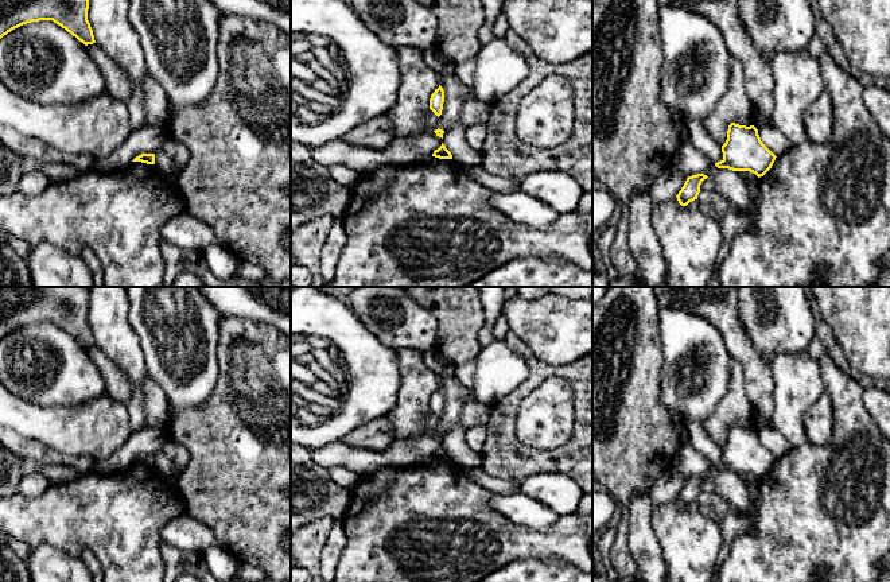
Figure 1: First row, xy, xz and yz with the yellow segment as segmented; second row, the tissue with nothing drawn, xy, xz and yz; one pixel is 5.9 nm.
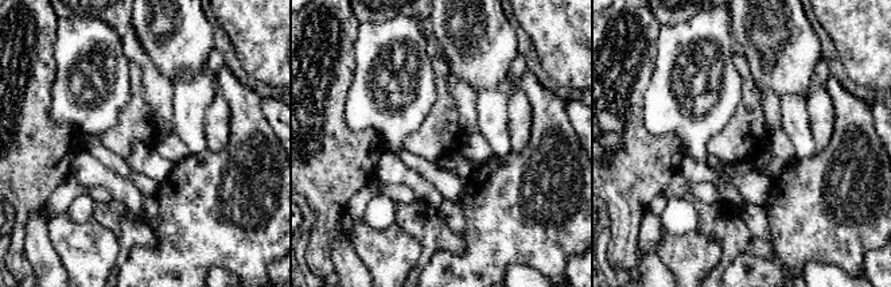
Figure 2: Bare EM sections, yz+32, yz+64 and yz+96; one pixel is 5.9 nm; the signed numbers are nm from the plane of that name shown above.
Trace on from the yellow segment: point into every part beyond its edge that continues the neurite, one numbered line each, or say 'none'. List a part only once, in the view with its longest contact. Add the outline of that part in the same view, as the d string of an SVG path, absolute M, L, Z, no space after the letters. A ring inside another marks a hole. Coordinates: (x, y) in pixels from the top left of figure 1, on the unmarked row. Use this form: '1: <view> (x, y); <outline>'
none

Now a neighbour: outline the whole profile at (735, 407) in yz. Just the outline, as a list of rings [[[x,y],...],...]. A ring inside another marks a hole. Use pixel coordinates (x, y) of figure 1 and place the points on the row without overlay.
[[[739,361],[730,364],[730,388],[716,406],[715,412],[704,423],[707,434],[723,447],[731,424],[754,427],[755,407],[745,388],[743,368]]]

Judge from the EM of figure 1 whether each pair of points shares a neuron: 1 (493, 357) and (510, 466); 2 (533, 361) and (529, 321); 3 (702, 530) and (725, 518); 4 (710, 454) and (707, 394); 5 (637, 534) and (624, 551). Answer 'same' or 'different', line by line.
1: different
2: different
3: different
4: different
5: different

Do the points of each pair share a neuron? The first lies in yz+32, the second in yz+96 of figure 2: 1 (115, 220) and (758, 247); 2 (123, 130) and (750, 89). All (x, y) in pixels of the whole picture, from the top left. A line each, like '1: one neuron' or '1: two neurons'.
1: one neuron
2: one neuron

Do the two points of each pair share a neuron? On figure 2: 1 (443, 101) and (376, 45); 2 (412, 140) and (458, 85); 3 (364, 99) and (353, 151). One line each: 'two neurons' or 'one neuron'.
1: two neurons
2: two neurons
3: two neurons

